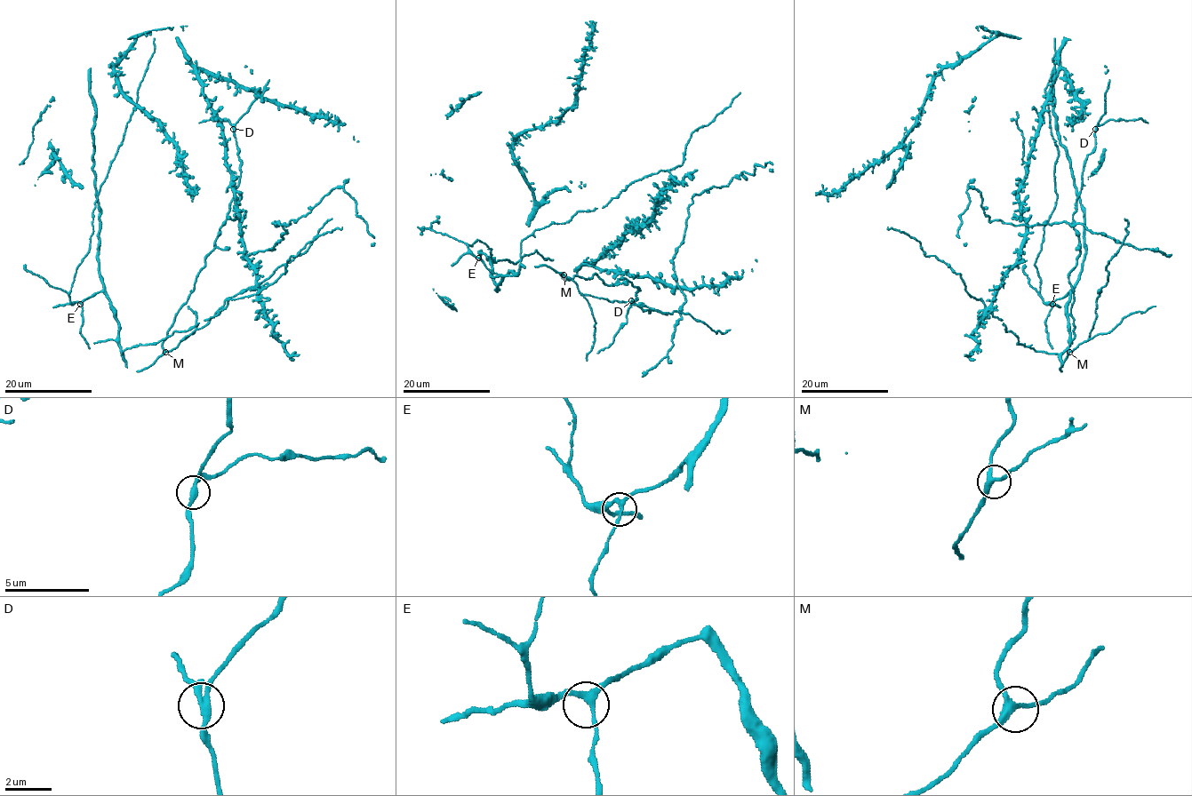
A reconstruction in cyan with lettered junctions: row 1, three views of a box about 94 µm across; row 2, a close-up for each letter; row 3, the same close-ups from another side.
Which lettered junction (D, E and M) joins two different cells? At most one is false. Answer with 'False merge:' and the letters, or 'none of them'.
False merge: D

